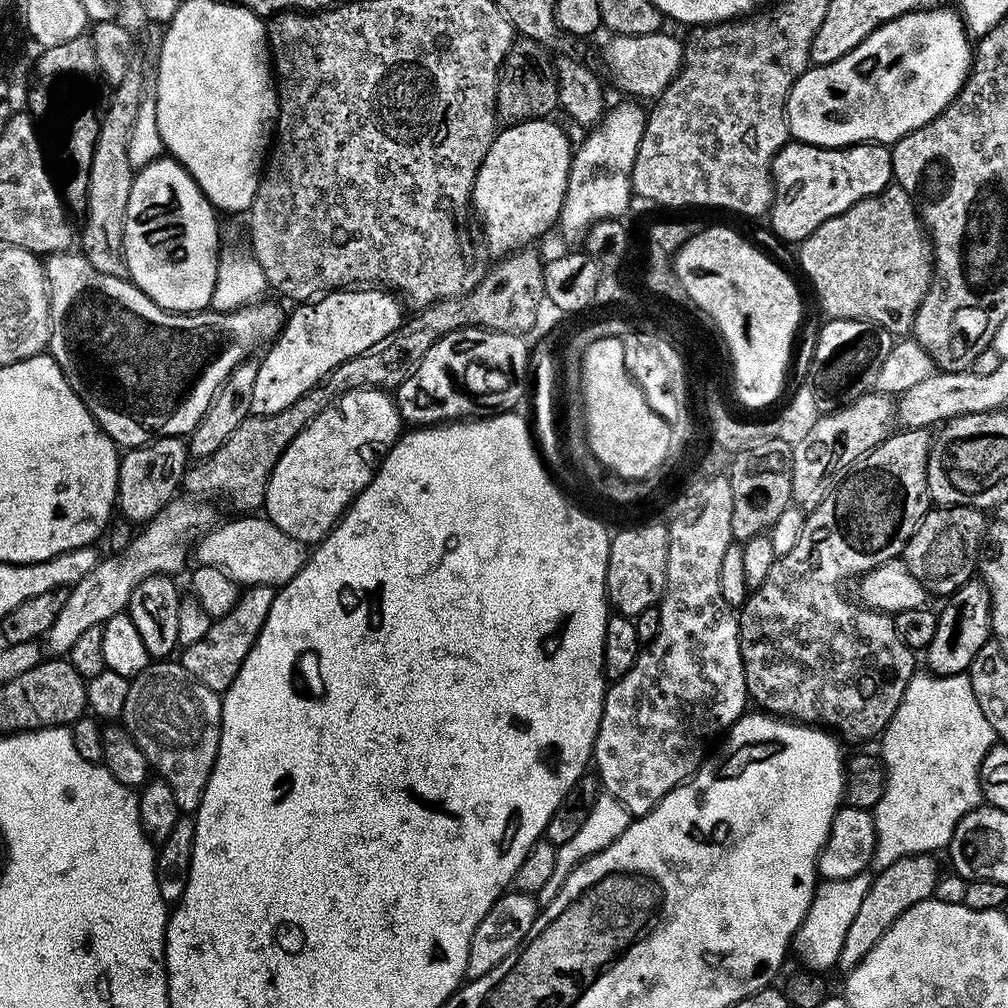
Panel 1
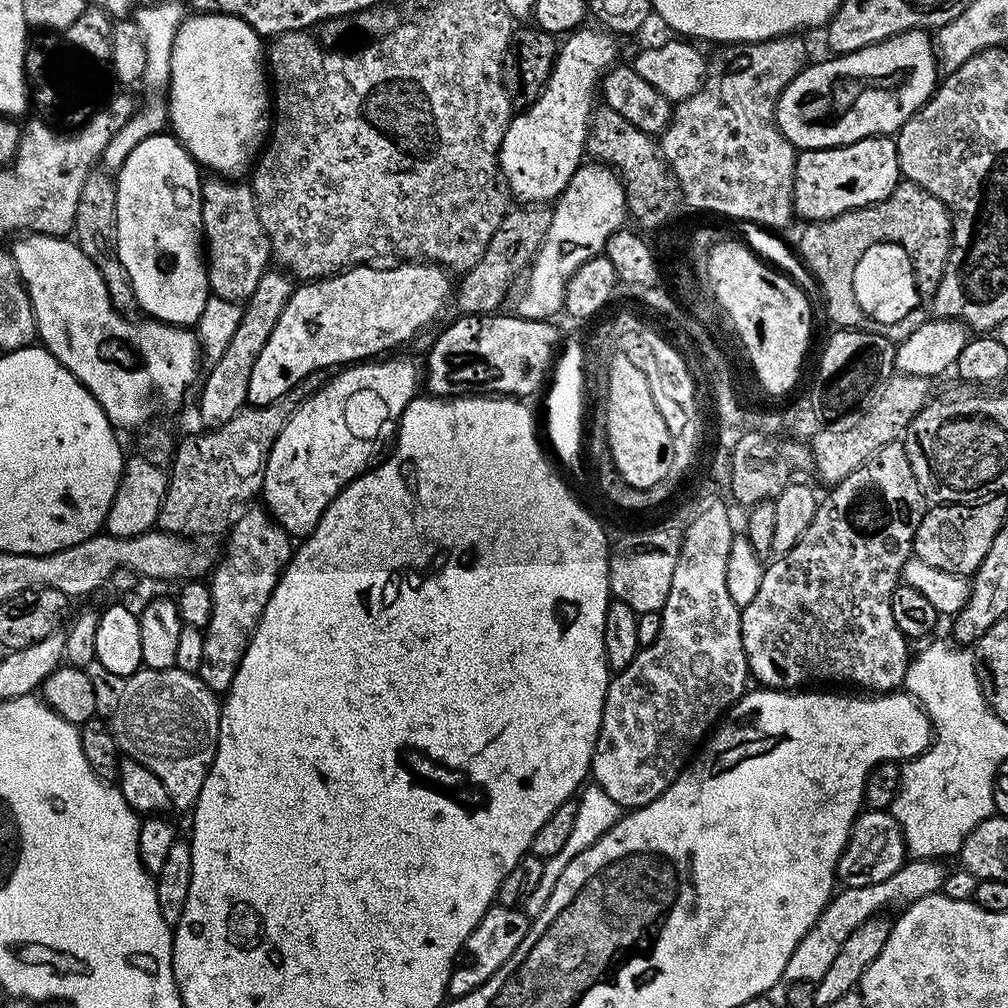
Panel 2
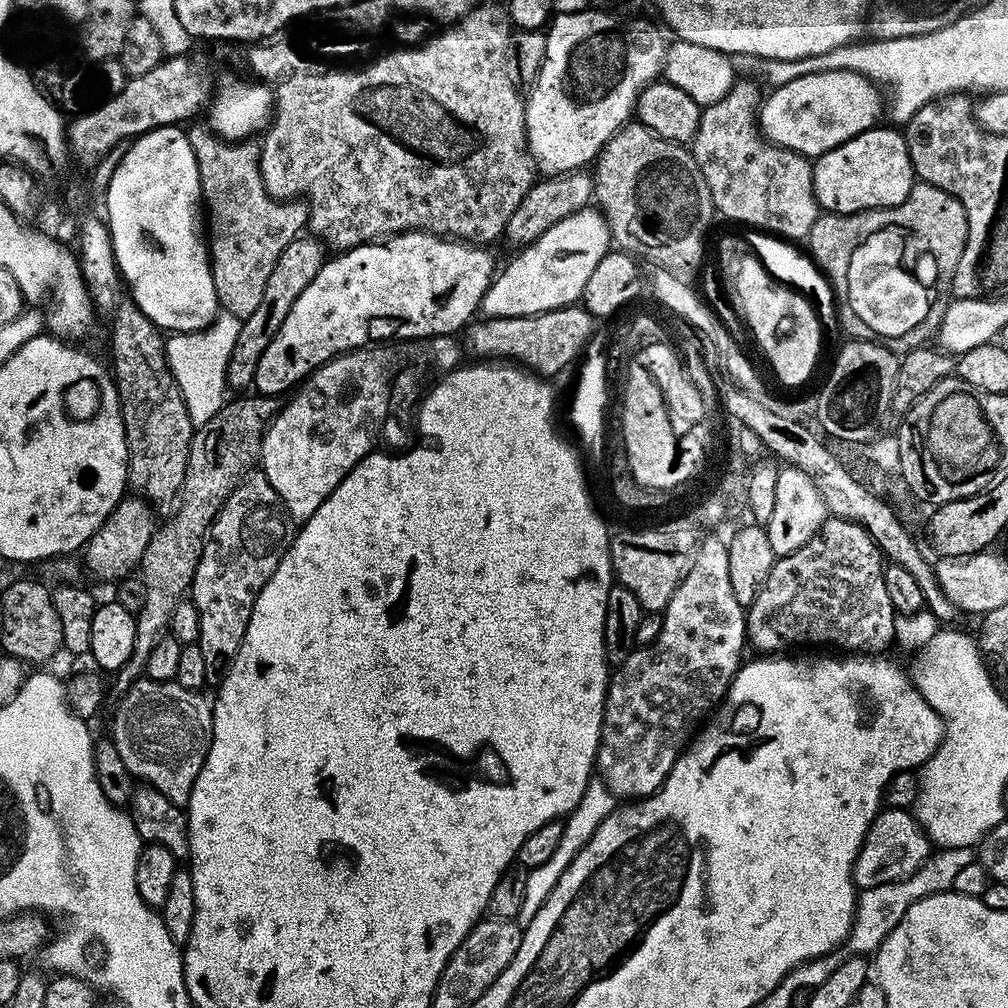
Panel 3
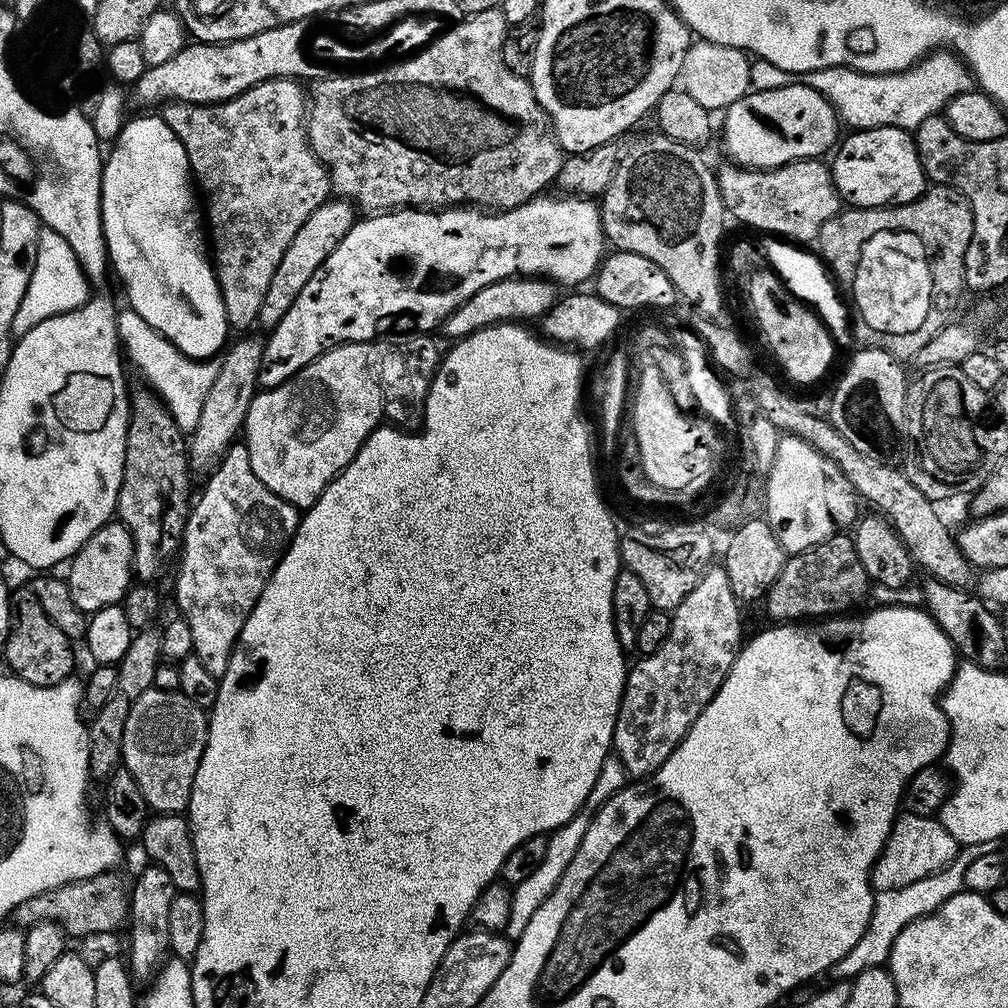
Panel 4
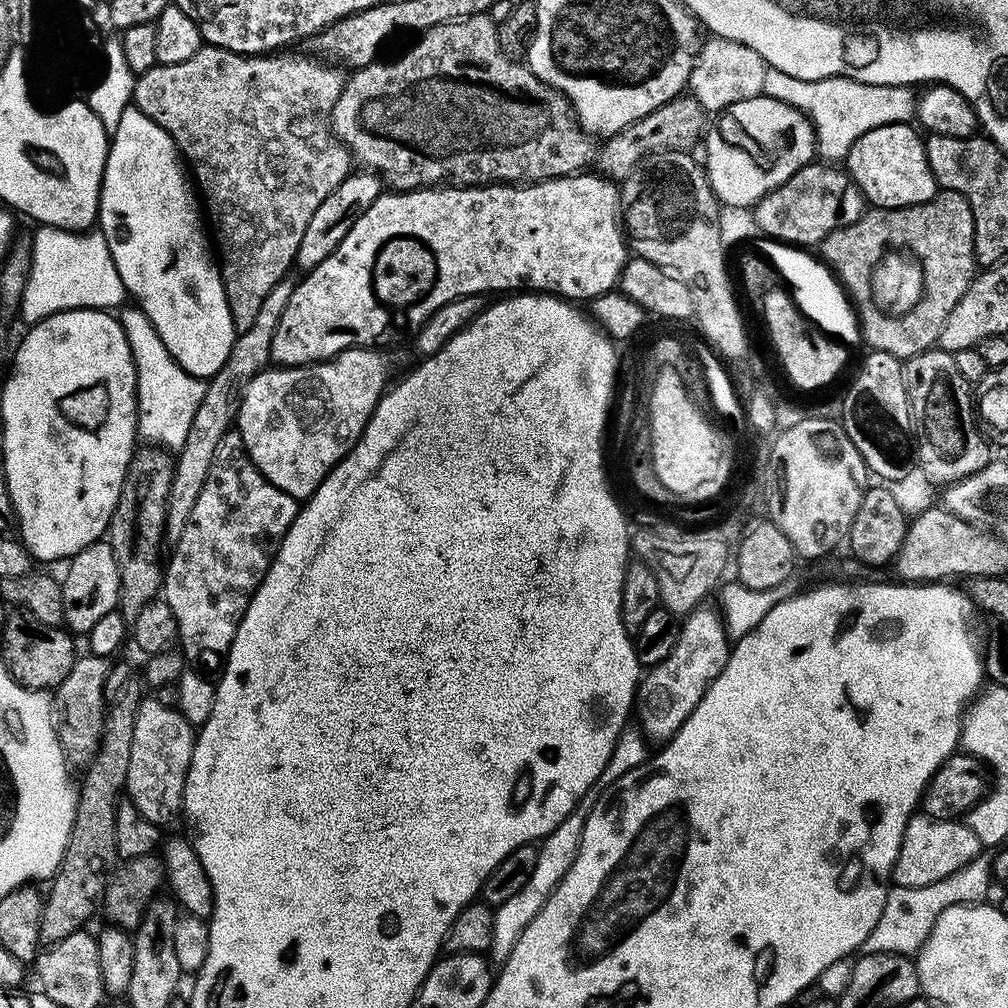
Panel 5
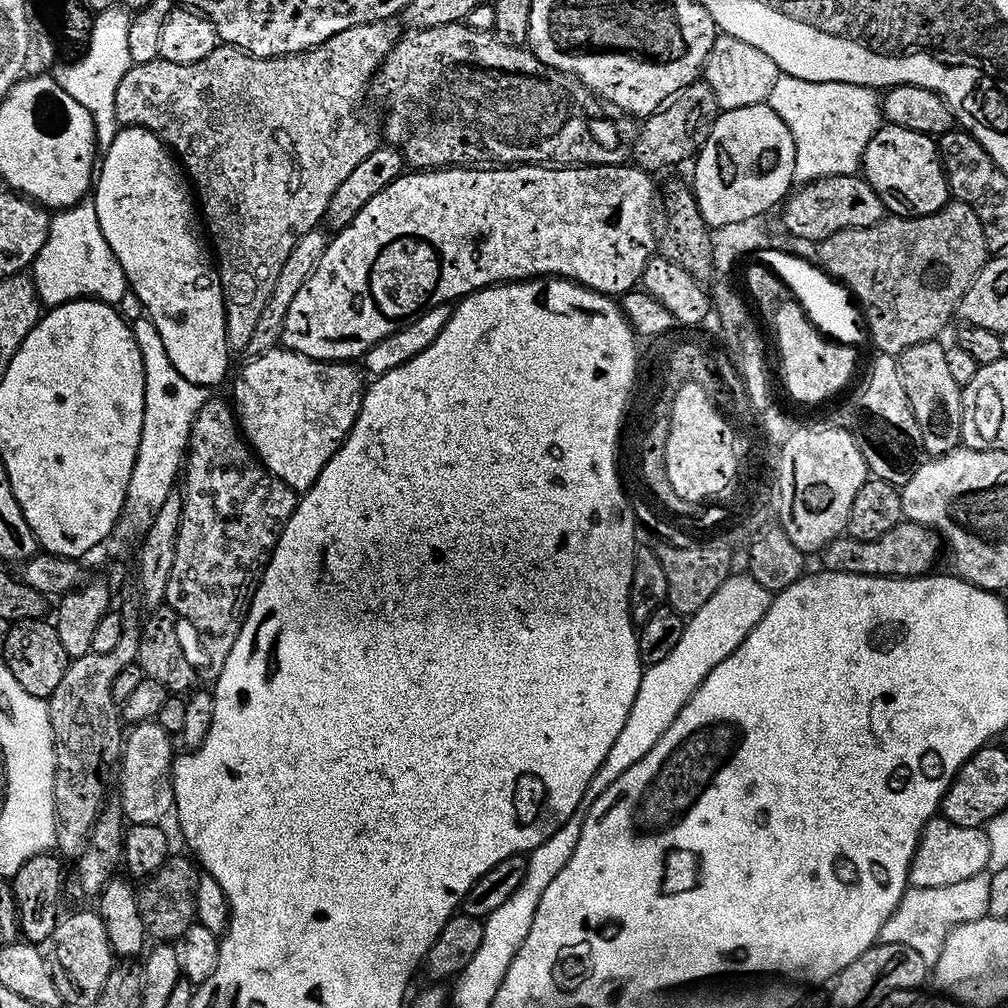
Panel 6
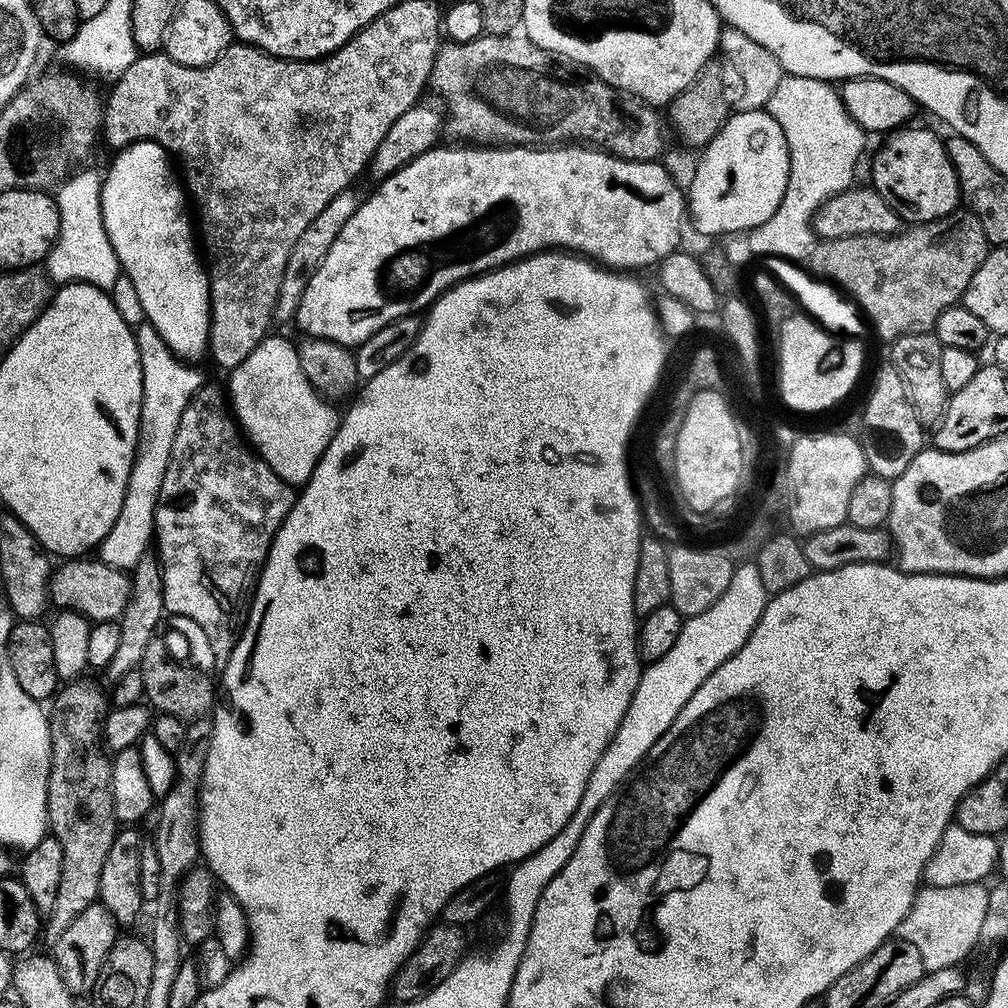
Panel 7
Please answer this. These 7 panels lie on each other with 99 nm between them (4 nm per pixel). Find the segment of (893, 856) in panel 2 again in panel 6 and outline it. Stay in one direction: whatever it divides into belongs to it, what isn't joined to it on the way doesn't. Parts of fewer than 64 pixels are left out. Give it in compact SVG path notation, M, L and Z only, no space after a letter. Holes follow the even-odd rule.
M942 814L932 817L920 835L914 858L910 862L908 882L913 888L922 886L950 886L954 882L963 882L973 874L985 871L990 858L990 842L983 828L954 826Z

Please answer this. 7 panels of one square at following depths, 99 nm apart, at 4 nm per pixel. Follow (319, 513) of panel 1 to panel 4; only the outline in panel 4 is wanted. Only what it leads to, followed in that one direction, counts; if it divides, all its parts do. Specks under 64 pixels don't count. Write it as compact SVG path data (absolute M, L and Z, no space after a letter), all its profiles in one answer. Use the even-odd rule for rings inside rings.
M337 344L336 347L323 352L318 358L314 358L314 362L307 364L301 372L294 374L286 382L282 382L273 388L257 391L256 397L250 402L250 410L246 414L242 429L242 443L248 448L248 461L252 467L252 473L256 475L258 482L262 482L270 490L274 490L274 494L278 494L278 498L290 502L298 510L311 508L313 502L326 490L330 481L340 472L344 472L346 466L350 466L350 462L354 462L354 458L358 454L358 450L362 450L366 438L370 438L373 430L381 427L384 420L384 411L380 408L376 383L374 383L372 375L369 375L368 368L365 368L364 365L365 353L366 349L361 348L359 344Z

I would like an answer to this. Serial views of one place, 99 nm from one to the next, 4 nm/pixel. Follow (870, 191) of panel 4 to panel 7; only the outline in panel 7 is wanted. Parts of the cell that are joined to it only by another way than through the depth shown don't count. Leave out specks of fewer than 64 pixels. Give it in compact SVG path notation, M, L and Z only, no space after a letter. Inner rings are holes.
M904 126L885 139L888 141L877 150L872 160L870 184L878 194L882 194L882 198L886 198L901 221L925 224L949 216L961 207L960 183L944 140L928 128L912 127Z

